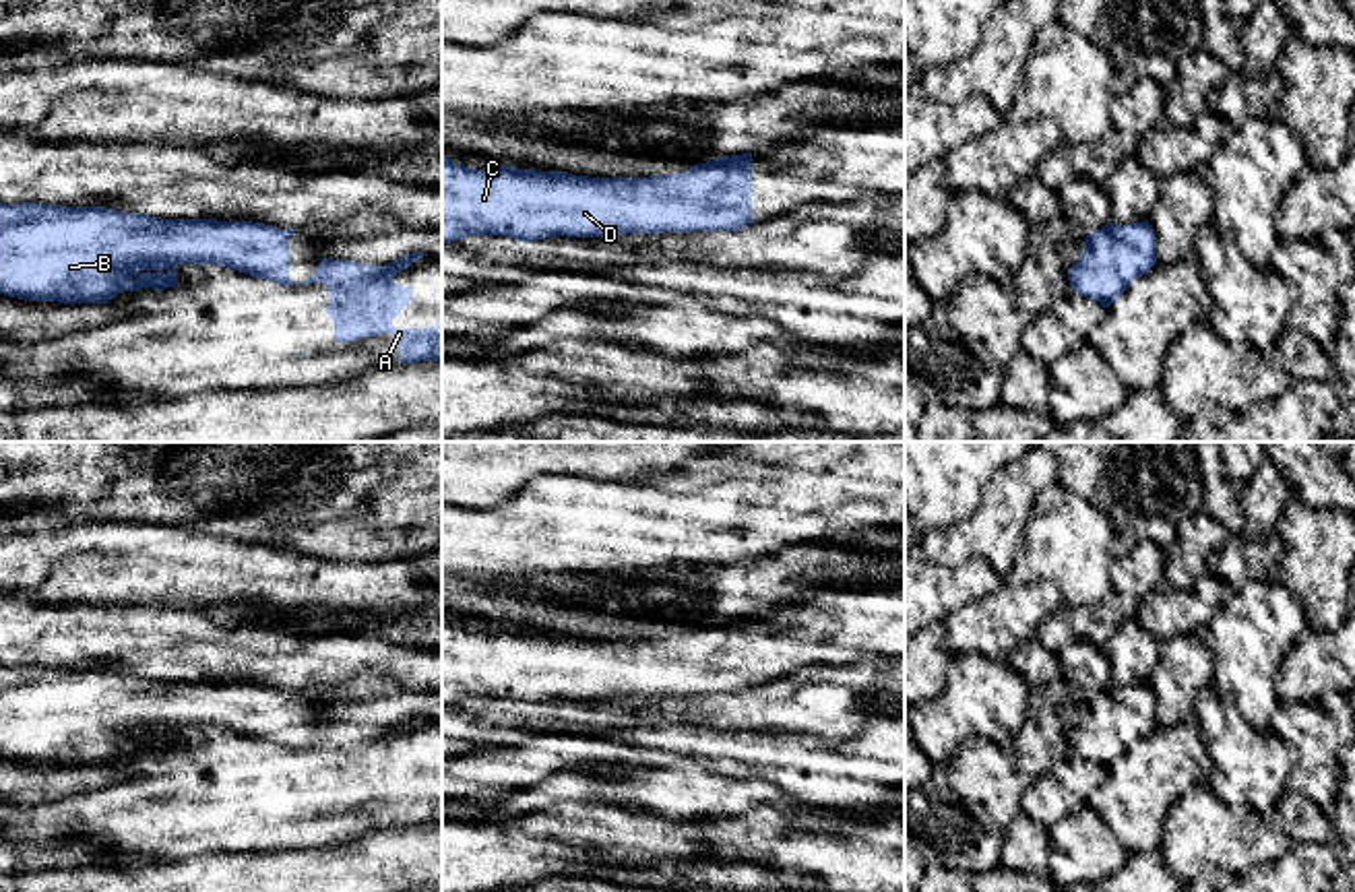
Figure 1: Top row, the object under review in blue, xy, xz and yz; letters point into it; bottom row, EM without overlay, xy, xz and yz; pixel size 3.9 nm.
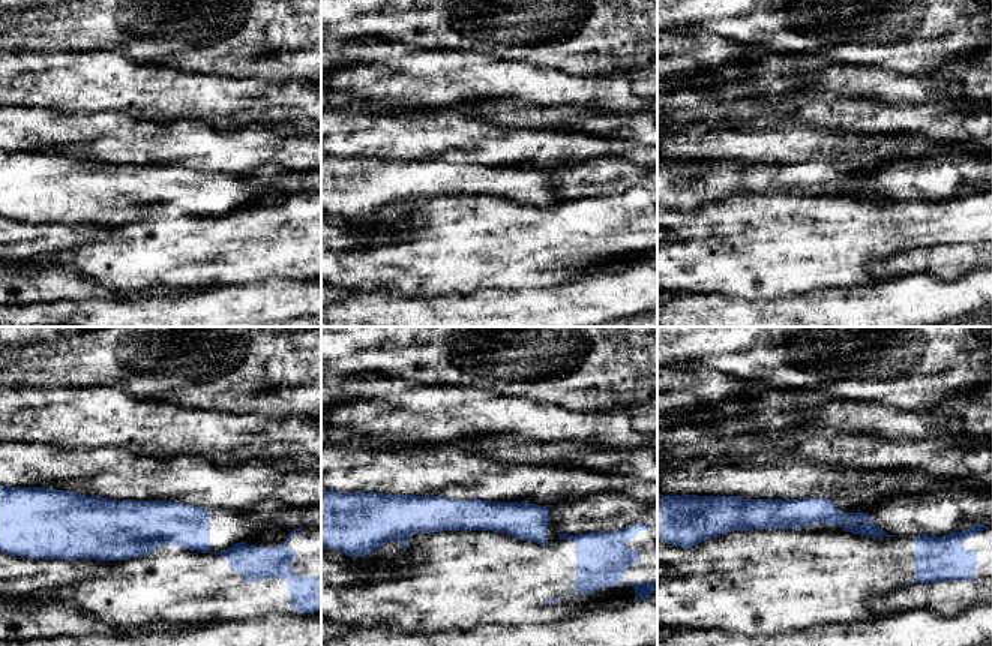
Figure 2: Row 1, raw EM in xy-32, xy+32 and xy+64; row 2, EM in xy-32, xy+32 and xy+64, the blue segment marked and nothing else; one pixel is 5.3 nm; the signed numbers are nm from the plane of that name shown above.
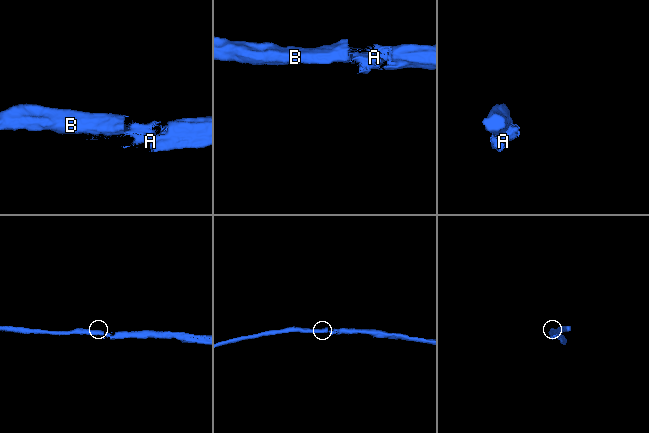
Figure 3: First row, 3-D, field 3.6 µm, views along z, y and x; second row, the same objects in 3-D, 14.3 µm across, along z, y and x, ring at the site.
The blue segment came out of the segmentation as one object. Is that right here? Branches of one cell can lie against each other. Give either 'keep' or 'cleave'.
cleave

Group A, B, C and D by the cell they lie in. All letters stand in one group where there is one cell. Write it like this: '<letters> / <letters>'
A / B C D

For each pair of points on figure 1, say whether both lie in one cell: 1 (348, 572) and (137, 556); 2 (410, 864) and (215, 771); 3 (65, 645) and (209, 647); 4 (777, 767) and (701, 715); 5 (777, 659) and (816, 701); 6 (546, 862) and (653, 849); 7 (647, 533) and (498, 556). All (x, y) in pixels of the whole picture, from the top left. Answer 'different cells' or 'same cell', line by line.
1: same cell
2: different cells
3: same cell
4: different cells
5: different cells
6: same cell
7: same cell

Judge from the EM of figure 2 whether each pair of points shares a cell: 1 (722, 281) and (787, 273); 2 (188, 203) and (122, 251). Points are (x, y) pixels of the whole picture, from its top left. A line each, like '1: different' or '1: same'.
1: same
2: same

